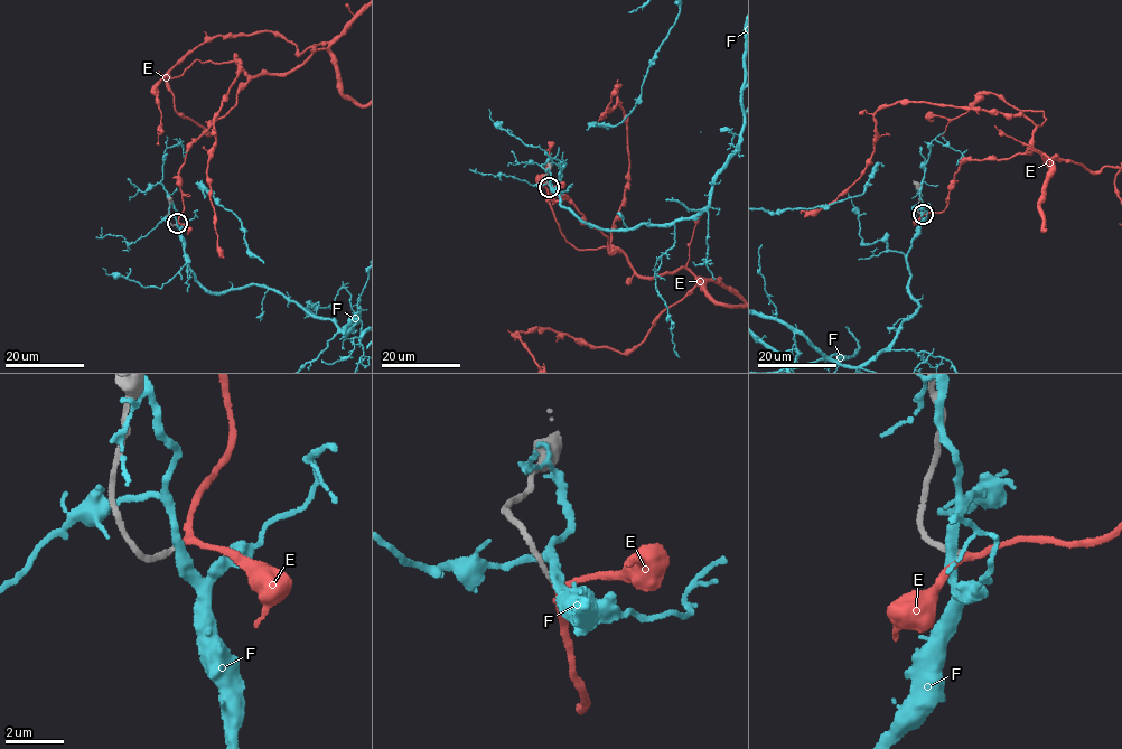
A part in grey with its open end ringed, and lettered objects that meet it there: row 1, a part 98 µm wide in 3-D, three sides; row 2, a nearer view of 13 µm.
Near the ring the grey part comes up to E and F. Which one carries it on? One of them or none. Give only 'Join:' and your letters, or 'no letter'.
Join: E

